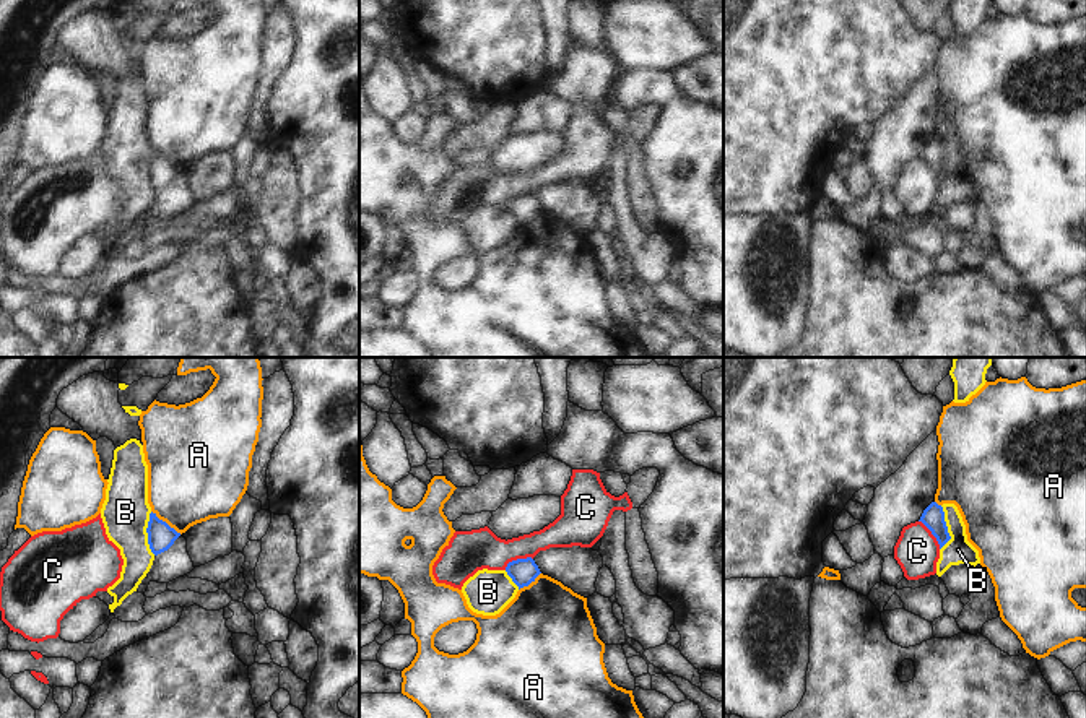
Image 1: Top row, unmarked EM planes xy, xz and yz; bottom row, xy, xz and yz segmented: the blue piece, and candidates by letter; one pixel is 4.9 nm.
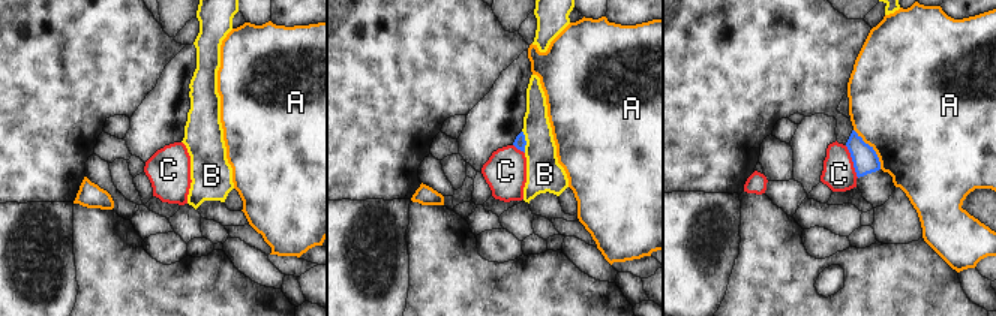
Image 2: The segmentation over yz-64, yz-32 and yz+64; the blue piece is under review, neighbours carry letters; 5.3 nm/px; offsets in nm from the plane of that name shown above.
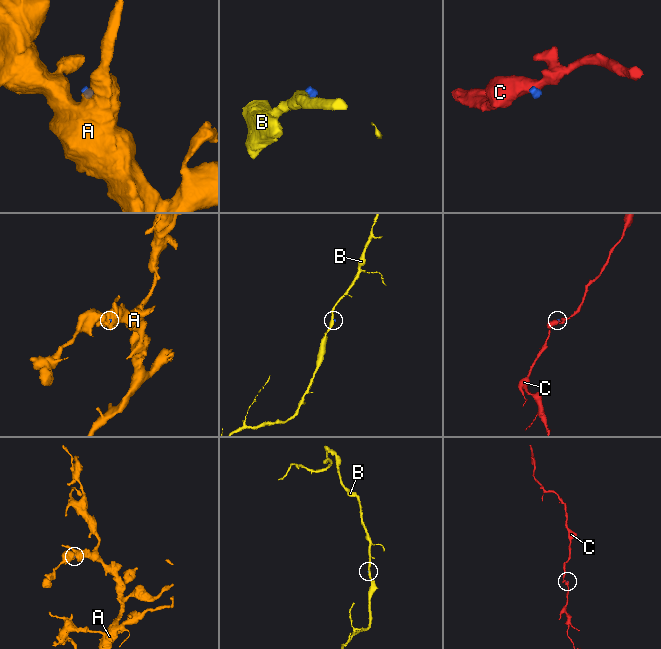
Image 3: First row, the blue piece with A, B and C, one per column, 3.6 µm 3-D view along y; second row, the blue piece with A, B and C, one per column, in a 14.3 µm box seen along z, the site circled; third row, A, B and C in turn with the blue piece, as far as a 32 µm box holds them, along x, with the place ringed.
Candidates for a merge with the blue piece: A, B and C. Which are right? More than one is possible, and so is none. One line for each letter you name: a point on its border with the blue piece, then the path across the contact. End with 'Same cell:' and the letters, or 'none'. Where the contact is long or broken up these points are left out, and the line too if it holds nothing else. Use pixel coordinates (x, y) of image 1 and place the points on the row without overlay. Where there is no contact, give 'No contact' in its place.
Same cell: none.

